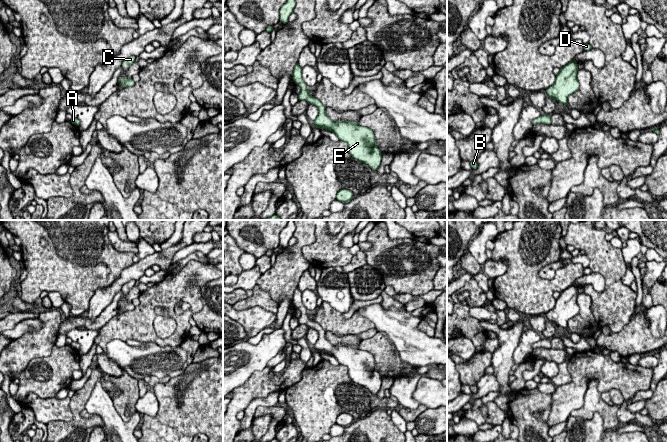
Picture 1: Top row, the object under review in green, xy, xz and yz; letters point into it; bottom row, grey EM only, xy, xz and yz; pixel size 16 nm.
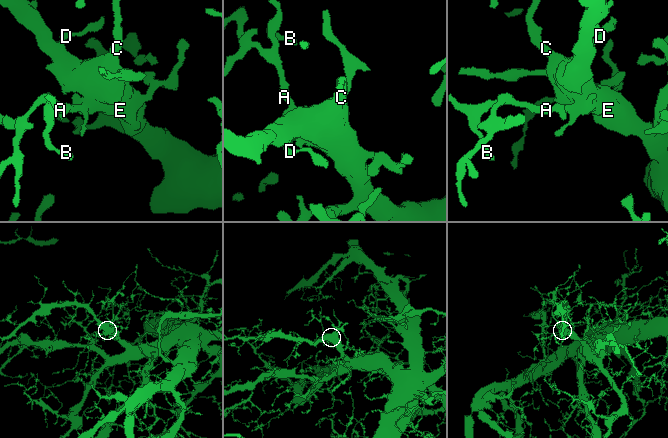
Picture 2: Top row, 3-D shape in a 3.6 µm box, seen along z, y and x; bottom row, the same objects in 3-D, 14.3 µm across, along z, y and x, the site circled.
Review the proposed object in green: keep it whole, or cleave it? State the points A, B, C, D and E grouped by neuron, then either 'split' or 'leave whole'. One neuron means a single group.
A B C D E; leave whole

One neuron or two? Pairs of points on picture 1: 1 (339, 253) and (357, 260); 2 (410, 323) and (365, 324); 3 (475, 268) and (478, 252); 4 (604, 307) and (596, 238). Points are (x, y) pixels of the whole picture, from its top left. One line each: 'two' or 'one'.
1: two
2: two
3: two
4: one

